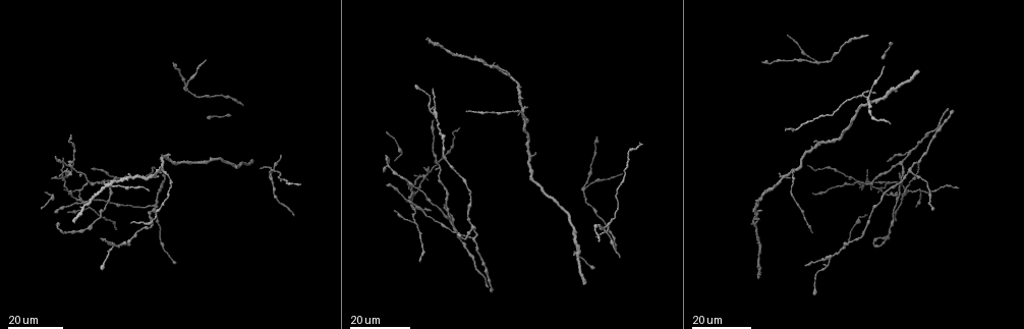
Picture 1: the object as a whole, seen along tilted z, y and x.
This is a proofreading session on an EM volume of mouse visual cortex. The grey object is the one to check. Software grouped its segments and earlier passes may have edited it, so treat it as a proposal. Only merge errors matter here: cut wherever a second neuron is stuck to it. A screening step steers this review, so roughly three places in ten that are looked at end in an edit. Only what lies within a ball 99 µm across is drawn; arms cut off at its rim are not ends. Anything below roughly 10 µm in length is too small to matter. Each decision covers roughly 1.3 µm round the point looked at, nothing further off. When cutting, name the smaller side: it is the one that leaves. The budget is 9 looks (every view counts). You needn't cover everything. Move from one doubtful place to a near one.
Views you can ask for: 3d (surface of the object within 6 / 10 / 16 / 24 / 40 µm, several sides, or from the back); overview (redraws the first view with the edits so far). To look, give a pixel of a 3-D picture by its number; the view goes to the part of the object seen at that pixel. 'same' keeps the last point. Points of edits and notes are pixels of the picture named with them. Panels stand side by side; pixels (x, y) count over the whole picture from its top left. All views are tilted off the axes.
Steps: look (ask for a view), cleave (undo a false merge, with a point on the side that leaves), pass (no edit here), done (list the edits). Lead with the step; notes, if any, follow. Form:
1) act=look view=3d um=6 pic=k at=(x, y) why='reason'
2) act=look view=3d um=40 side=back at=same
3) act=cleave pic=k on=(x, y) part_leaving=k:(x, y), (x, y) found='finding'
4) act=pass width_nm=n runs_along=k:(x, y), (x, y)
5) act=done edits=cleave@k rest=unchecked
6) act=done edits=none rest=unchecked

act=look view=3d um=16 pic=1 at=(911, 170)

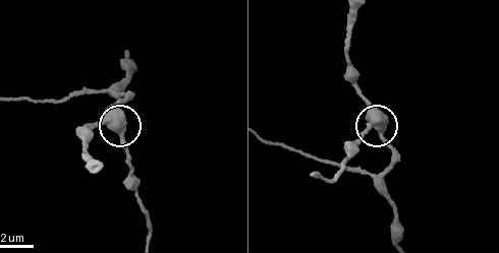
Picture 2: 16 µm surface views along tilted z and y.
act=look view=3d um=6 pic=2 at=(380, 119)

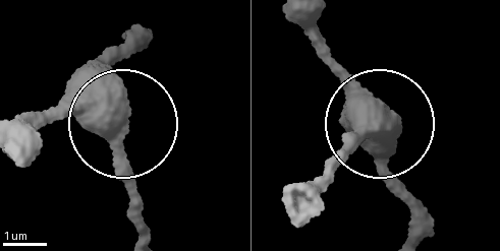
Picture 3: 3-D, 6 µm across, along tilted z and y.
act=pass runs_along=3:(316, 20), (328, 61), (373, 117), (336, 161) found='all the same neuron'

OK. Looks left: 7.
act=look view=3d um=24 pic=1 at=(423, 176)

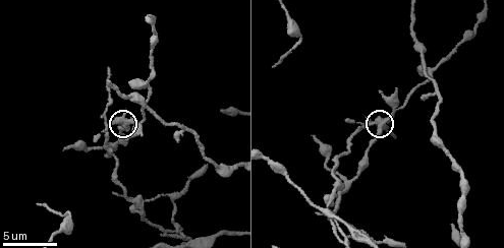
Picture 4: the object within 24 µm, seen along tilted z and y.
act=look view=3d um=6 pic=4 at=(125, 123)

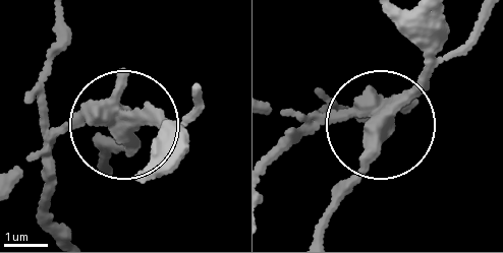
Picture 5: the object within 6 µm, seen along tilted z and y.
act=cleave pic=5 on=(69, 128) part_leaving=5:(389, 100), (333, 114), (270, 166) found='two neurons meet here'

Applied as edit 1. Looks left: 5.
act=look view=overview

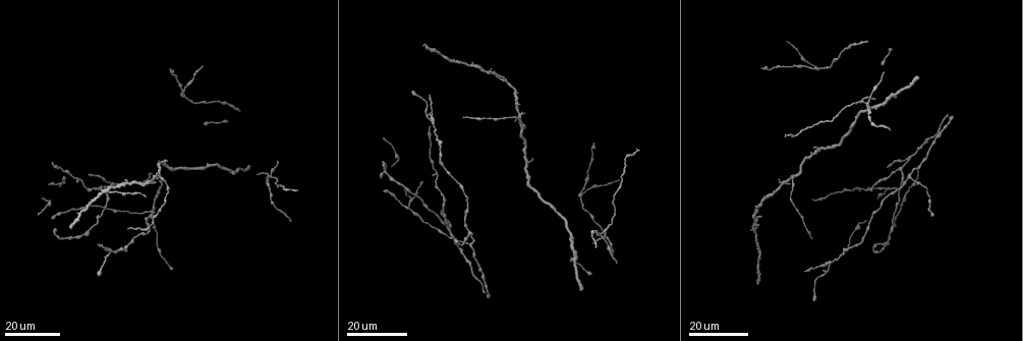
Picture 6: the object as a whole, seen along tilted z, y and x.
act=look view=3d um=16 pic=6 at=(78, 178) why='branch point'

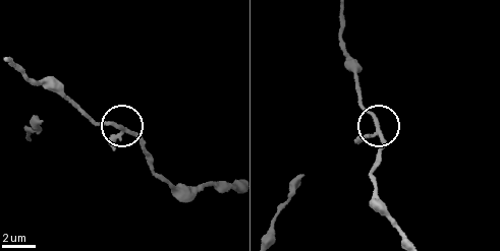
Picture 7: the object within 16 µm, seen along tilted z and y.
act=look view=3d um=6 pic=7 at=(373, 131)

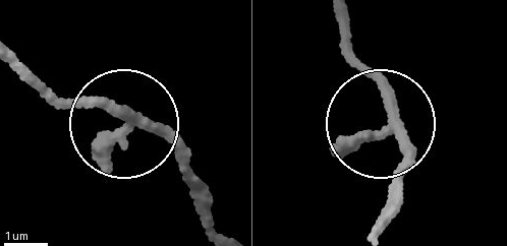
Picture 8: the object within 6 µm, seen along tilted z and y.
act=pass arms=3 runs_along=8:(387, 221), (403, 146), (386, 123), (386, 82), (343, 34) found='continuous, no second neuron'

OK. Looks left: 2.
act=look view=3d um=24 pic=6 at=(161, 175) why='two arms in line, one across'

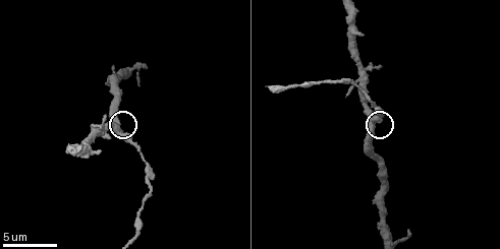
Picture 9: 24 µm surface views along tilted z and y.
act=look view=3d um=6 pic=9 at=(371, 123)

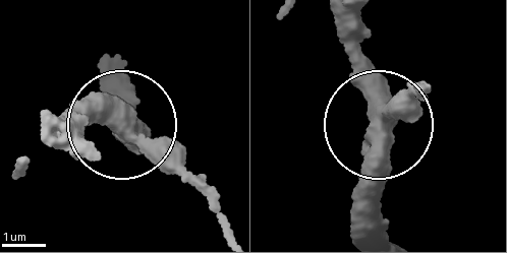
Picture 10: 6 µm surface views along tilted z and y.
act=cleave pic=10 on=(182, 161) side_arm_um=54 part_leaving=10:(135, 142), (223, 232) found='a second neuron is stuck on'

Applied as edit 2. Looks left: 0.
act=done edits=cleave@5,cleave@10 rest=unchecked

